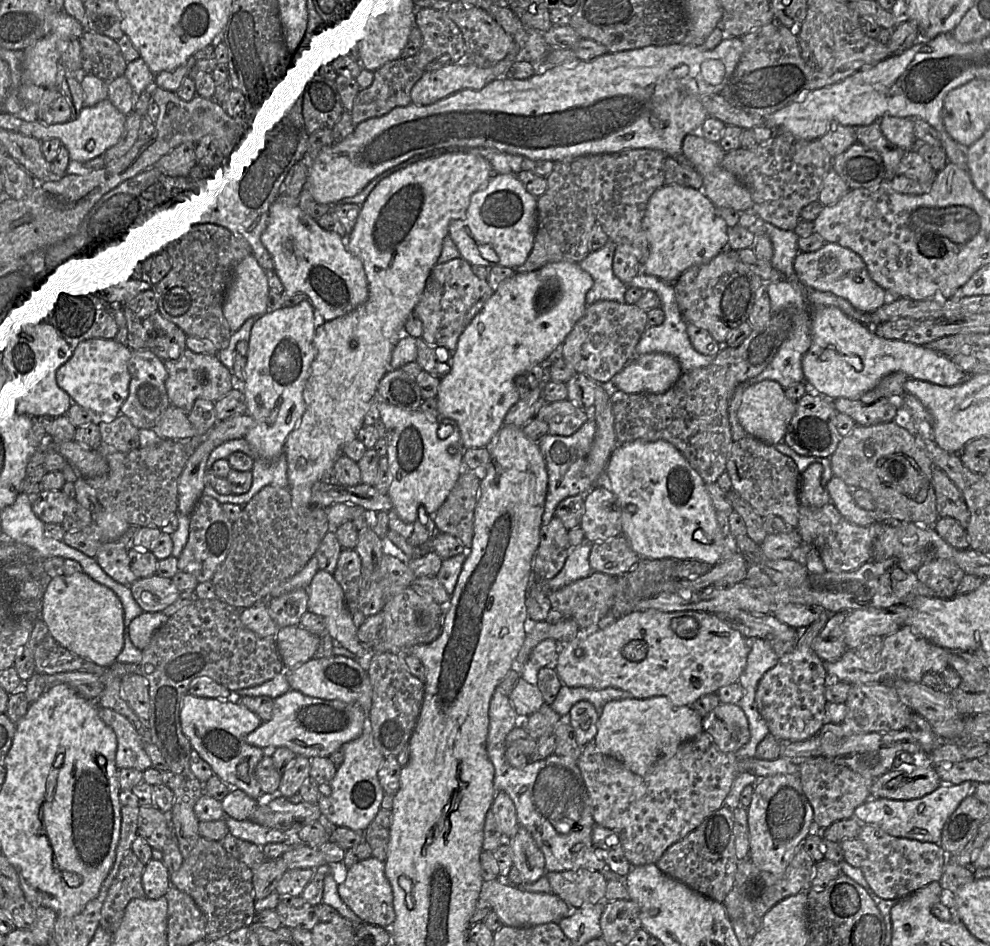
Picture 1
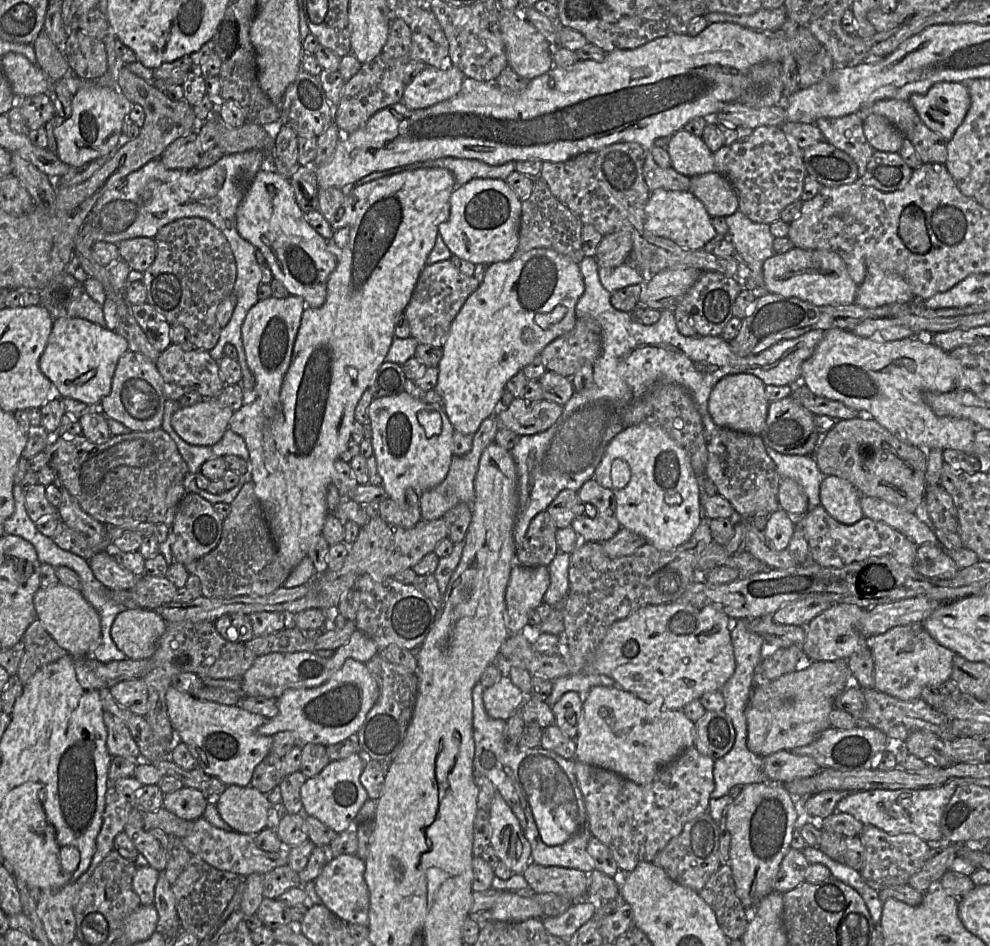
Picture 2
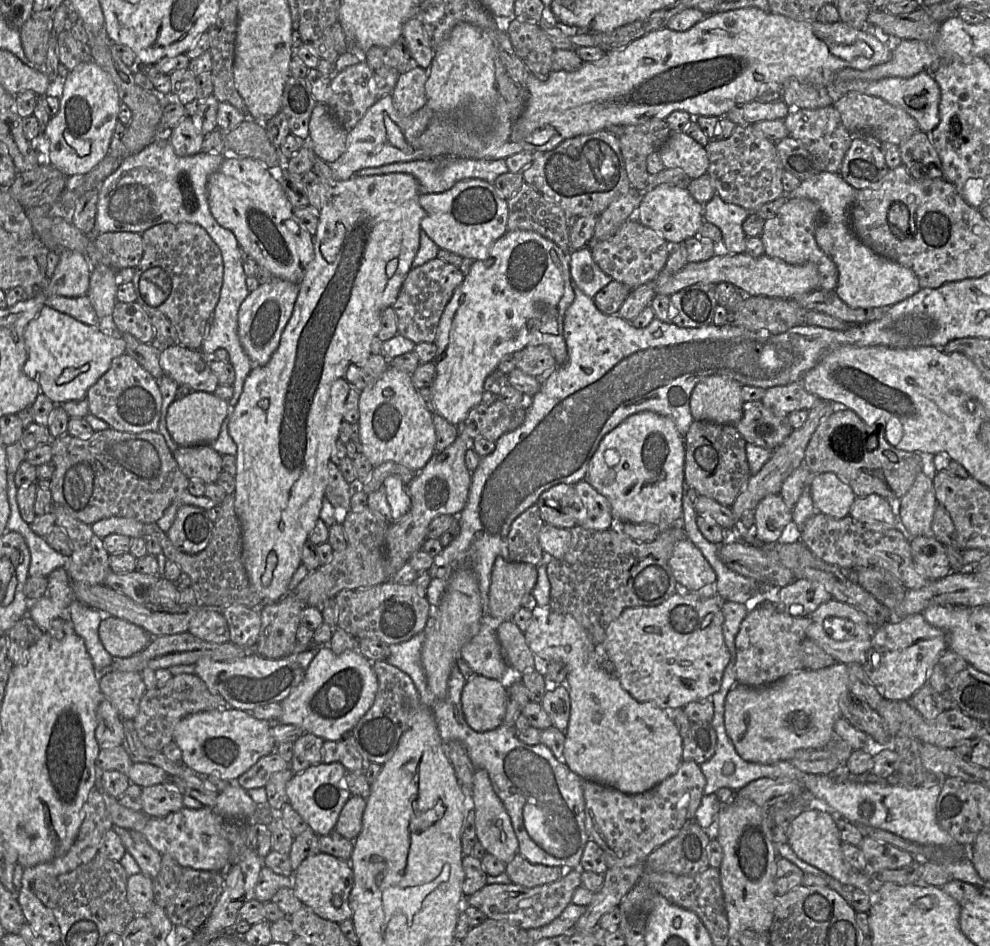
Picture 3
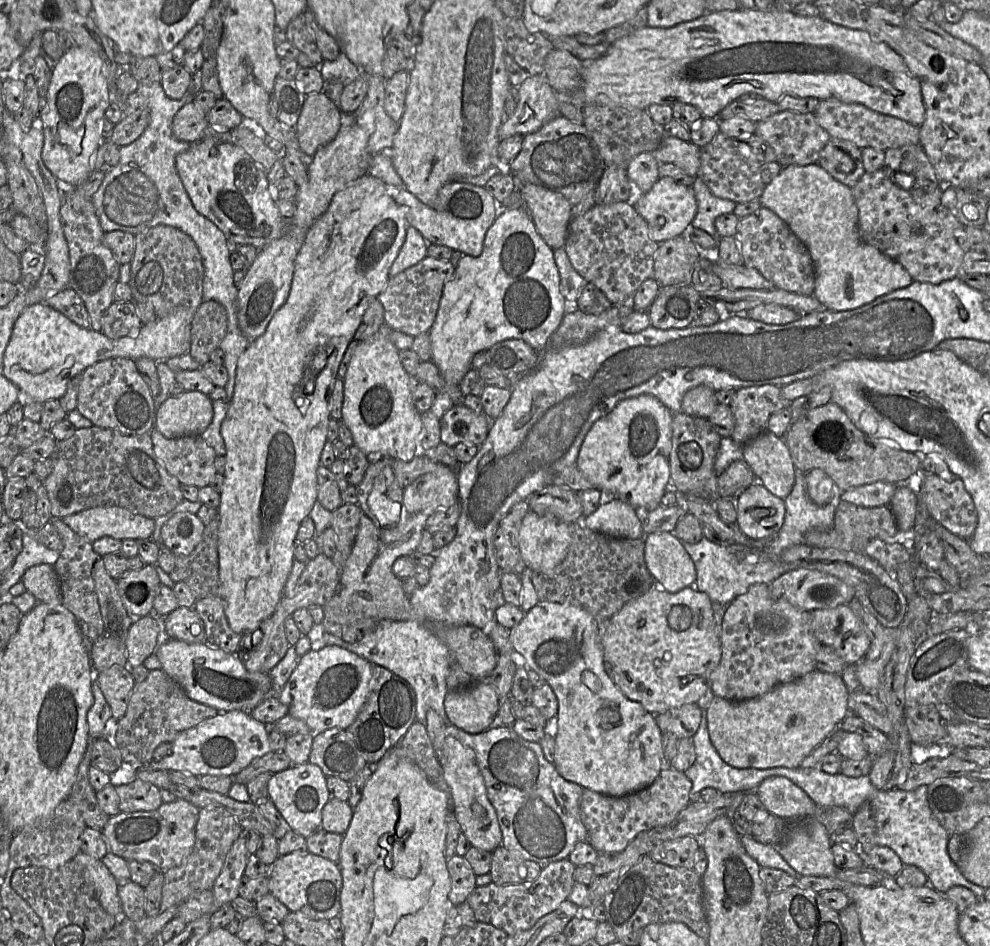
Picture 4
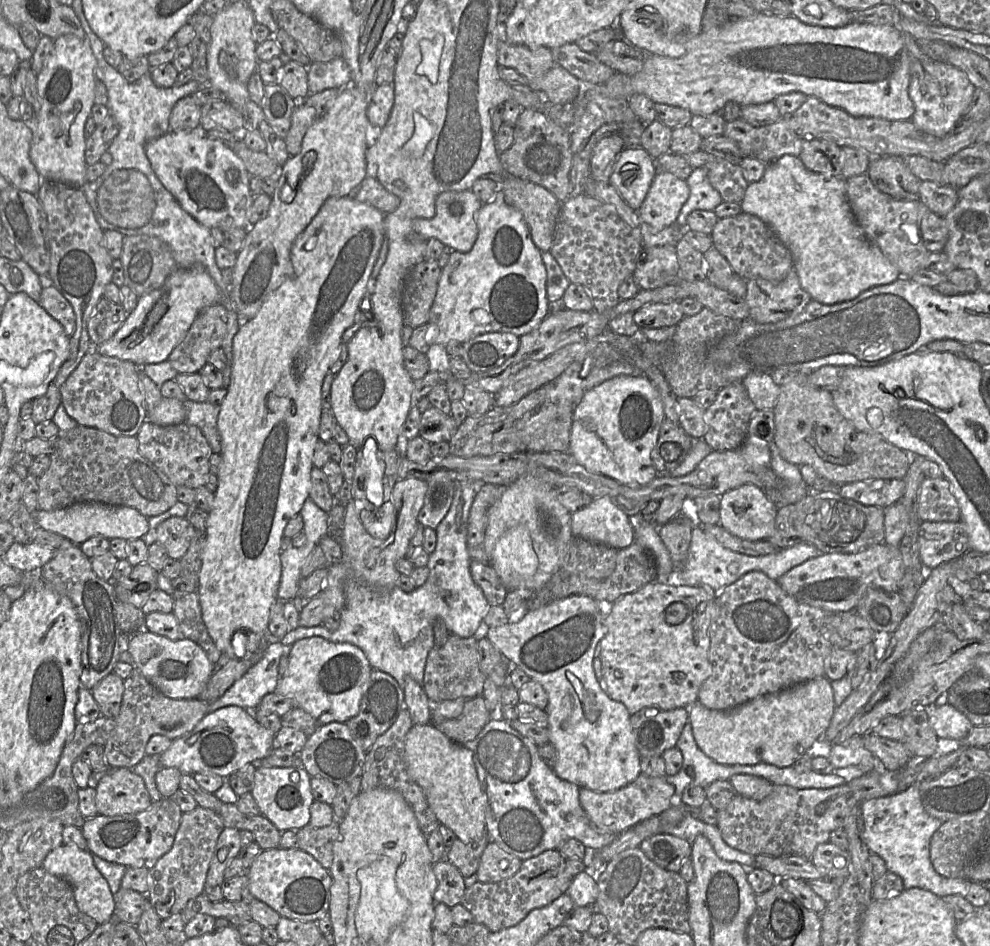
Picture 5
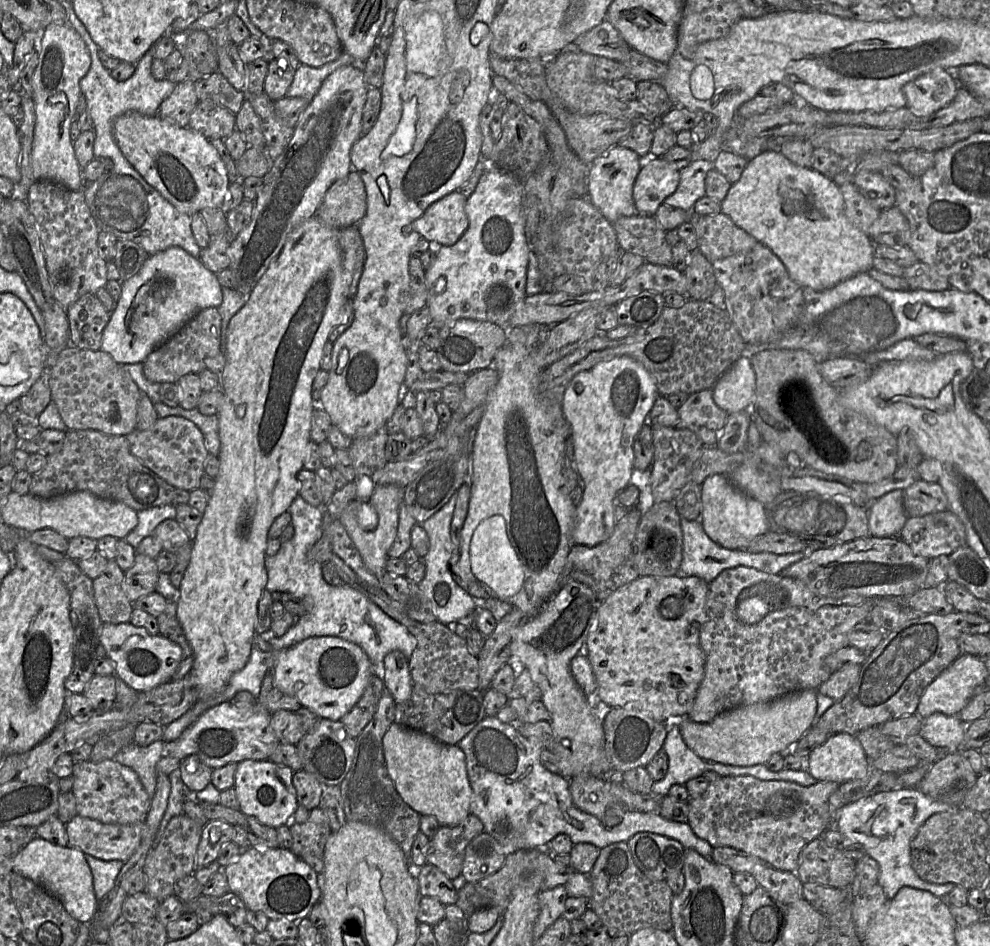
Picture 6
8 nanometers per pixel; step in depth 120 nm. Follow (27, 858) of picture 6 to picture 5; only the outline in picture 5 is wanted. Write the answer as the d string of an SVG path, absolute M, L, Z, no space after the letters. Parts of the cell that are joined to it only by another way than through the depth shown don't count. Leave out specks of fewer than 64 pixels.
M63 844L53 849L44 859L42 868L66 879L72 886L76 904L80 911L93 918L98 924L108 922L115 914L115 899L107 880L93 862L92 853L75 845Z

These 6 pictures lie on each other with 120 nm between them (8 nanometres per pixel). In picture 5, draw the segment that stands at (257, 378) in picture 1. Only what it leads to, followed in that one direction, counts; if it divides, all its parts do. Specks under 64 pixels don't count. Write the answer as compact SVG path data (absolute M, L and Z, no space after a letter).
M351 84L343 88L333 104L324 109L319 118L307 130L302 141L301 151L297 155L291 156L281 166L280 176L271 196L268 214L264 219L253 224L247 232L233 267L231 299L242 322L253 319L265 301L283 283L289 274L290 251L294 241L310 224L325 201L331 197L351 196L367 176L368 104L365 95L354 85Z

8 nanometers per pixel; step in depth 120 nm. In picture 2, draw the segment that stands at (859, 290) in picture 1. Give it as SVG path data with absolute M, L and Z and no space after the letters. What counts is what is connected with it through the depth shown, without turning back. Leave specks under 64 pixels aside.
M792 248L765 260L762 289L784 297L796 297L816 306L850 305L855 302L858 285L850 277L845 262L837 253Z

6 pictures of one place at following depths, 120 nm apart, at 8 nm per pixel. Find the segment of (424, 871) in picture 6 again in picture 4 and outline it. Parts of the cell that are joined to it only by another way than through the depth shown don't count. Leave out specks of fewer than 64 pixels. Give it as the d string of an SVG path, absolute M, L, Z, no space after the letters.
M454 855L448 859L447 870L451 881L449 900L452 906L457 907L465 903L467 897L477 887L477 875L464 856Z

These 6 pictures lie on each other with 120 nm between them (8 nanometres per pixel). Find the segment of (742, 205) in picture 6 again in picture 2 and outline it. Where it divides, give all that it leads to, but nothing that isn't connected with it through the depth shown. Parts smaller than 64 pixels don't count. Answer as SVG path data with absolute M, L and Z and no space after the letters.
M868 263L865 279L858 285L854 304L877 308L906 304L913 300L915 297L910 286L900 275L884 271L876 263Z

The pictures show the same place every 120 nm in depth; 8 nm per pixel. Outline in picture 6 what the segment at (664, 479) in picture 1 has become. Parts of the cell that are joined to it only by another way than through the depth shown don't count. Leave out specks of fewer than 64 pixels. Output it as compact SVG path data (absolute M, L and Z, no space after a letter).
M628 356L600 362L591 369L576 374L567 386L561 410L570 427L574 469L583 489L582 499L574 511L573 544L595 546L607 540L613 533L618 521L616 505L619 504L616 496L630 485L635 470L633 444L657 397L658 391L651 375L639 362Z

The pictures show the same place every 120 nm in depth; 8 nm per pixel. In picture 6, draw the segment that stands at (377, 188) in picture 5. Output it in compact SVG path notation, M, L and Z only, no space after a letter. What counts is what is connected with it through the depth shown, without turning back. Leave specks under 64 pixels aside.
M352 170L327 190L315 217L333 228L355 226L365 216L367 194L360 175Z

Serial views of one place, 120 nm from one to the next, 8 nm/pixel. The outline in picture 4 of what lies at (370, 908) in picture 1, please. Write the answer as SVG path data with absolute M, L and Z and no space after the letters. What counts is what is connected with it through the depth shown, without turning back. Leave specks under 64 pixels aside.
M296 851L279 856L271 865L268 879L269 894L282 902L290 912L300 912L317 920L339 917L343 881L337 863L308 851Z

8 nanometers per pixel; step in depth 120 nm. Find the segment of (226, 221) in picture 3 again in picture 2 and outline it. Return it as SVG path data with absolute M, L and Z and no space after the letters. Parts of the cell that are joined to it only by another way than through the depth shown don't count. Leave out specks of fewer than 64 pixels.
M276 170L259 171L237 209L236 226L241 237L263 254L274 278L281 282L291 295L301 297L311 308L319 308L325 303L327 281L336 268L337 259L328 250L327 239L306 221L305 213L298 206L293 188L286 178Z

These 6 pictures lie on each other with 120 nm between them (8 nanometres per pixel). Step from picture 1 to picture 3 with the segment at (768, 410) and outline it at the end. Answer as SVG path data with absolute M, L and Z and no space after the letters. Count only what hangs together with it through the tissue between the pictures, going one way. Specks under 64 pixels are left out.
M726 377L704 378L694 387L690 397L694 420L735 425L743 416L741 389L741 384Z

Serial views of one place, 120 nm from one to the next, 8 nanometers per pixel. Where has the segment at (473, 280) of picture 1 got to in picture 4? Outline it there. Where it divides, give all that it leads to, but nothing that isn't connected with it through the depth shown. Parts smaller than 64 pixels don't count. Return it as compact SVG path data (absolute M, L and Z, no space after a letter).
M427 256L416 265L390 278L385 290L377 297L384 307L385 323L391 329L413 337L428 333L435 321L444 285L454 271L455 266L449 260Z

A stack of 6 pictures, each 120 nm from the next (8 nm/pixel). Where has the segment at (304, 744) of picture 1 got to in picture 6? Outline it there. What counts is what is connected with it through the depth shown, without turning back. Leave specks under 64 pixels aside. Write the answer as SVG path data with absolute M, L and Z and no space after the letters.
M336 636L310 637L278 651L271 673L275 688L297 699L320 719L332 721L339 721L356 705L373 674L366 652Z

